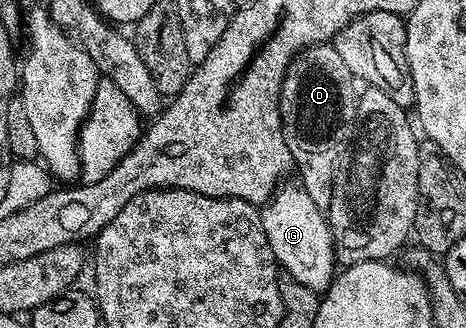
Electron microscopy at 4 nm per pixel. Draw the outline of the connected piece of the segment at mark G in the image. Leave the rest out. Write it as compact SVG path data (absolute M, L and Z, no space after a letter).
M298 182L286 183L262 204L265 237L269 241L269 249L273 249L275 262L286 274L301 281L301 285L322 293L334 282L337 274L331 226L327 224L326 214L319 211L317 205L313 205L309 193L305 193Z

